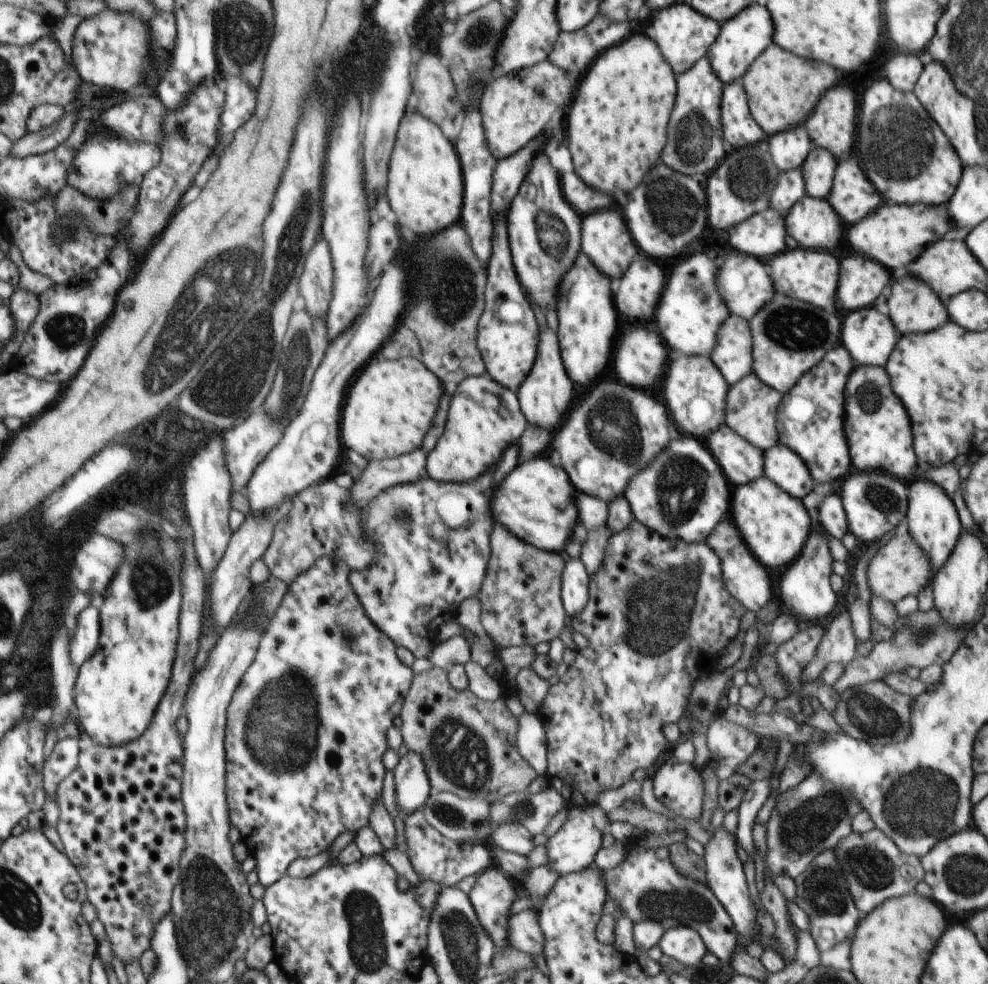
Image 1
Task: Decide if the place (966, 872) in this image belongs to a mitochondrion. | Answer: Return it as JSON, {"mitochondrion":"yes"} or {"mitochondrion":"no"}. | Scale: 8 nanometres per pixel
{"mitochondrion":"yes"}

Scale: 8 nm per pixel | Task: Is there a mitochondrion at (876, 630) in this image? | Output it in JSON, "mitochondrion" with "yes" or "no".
{"mitochondrion":"no"}

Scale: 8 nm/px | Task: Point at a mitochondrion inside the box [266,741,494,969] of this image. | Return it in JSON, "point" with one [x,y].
{"point":[443,811]}

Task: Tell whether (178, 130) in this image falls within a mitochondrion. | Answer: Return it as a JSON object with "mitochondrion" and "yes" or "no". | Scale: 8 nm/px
{"mitochondrion":"yes"}

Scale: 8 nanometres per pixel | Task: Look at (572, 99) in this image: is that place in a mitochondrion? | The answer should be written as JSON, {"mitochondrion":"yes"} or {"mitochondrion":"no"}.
{"mitochondrion":"no"}

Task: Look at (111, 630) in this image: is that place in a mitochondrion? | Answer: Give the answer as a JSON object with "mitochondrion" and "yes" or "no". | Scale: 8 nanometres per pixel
{"mitochondrion":"no"}

